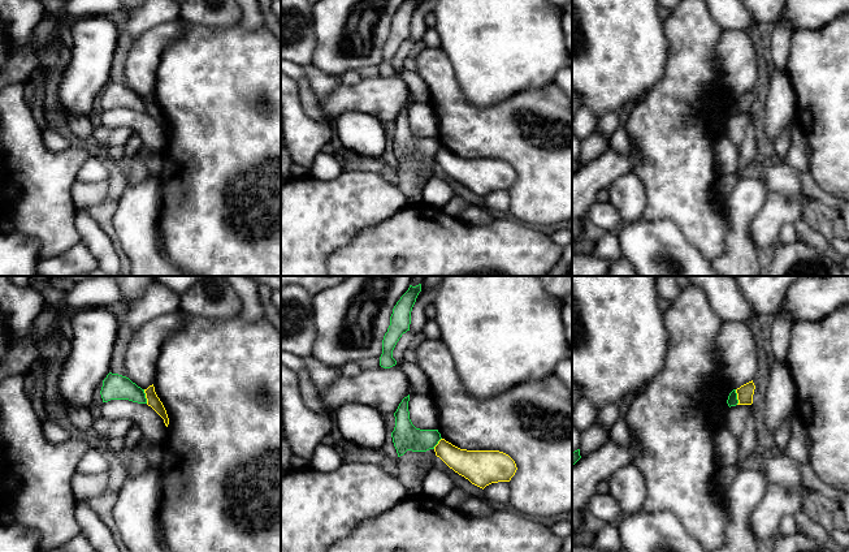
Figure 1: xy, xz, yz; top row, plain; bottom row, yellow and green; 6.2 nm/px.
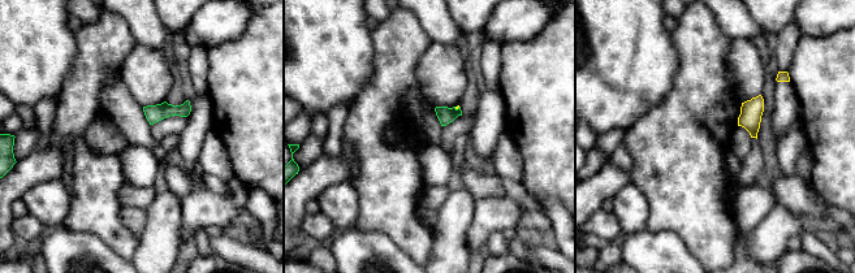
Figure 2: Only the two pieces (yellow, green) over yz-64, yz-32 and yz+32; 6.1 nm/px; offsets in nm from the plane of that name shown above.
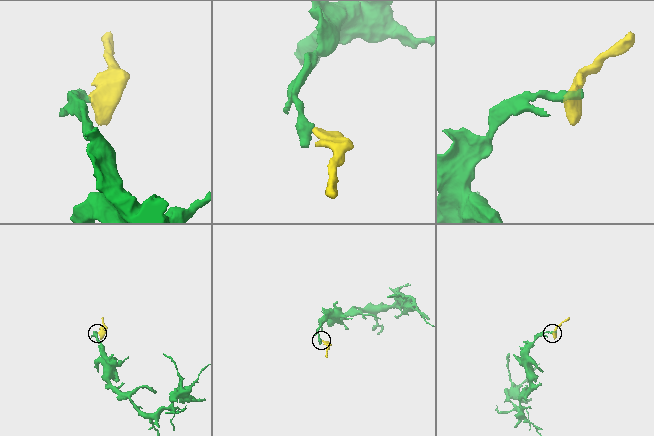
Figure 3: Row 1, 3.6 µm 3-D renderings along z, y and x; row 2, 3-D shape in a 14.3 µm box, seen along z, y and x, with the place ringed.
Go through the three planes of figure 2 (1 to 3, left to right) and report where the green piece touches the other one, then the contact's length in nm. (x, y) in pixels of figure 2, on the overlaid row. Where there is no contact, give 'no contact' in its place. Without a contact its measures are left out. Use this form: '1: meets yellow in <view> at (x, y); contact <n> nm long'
1: no contact
2: meets yellow in yz-32 at (457, 107); contact 40 nm long
3: no contact

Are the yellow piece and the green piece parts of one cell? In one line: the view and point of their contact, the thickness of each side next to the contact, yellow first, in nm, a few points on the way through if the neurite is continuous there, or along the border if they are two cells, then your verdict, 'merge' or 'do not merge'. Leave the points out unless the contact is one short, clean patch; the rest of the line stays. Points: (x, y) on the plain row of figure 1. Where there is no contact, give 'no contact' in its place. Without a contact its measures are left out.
contact yz (737, 106); calibres 100 and 70 nm; border yz (735, 98), (737, 112); do not merge

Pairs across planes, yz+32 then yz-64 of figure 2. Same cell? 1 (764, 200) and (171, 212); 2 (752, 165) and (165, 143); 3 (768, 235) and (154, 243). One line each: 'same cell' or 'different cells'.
1: same cell
2: same cell
3: different cells

